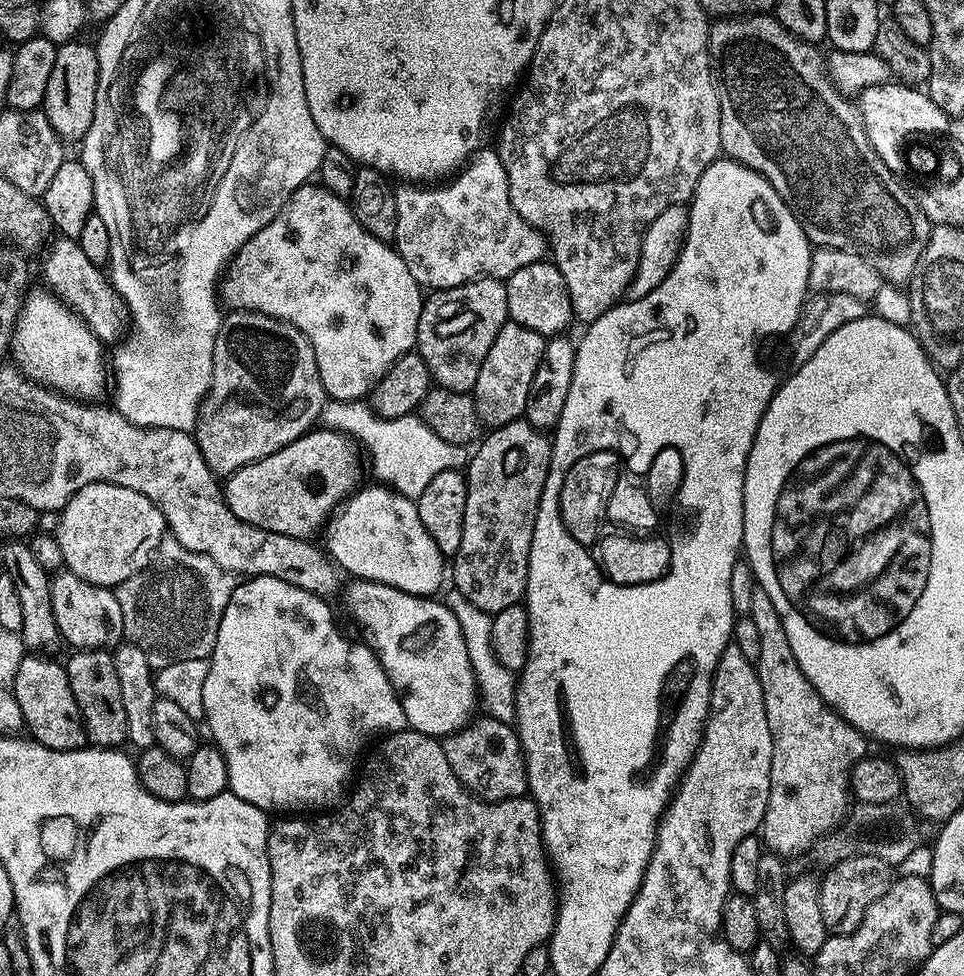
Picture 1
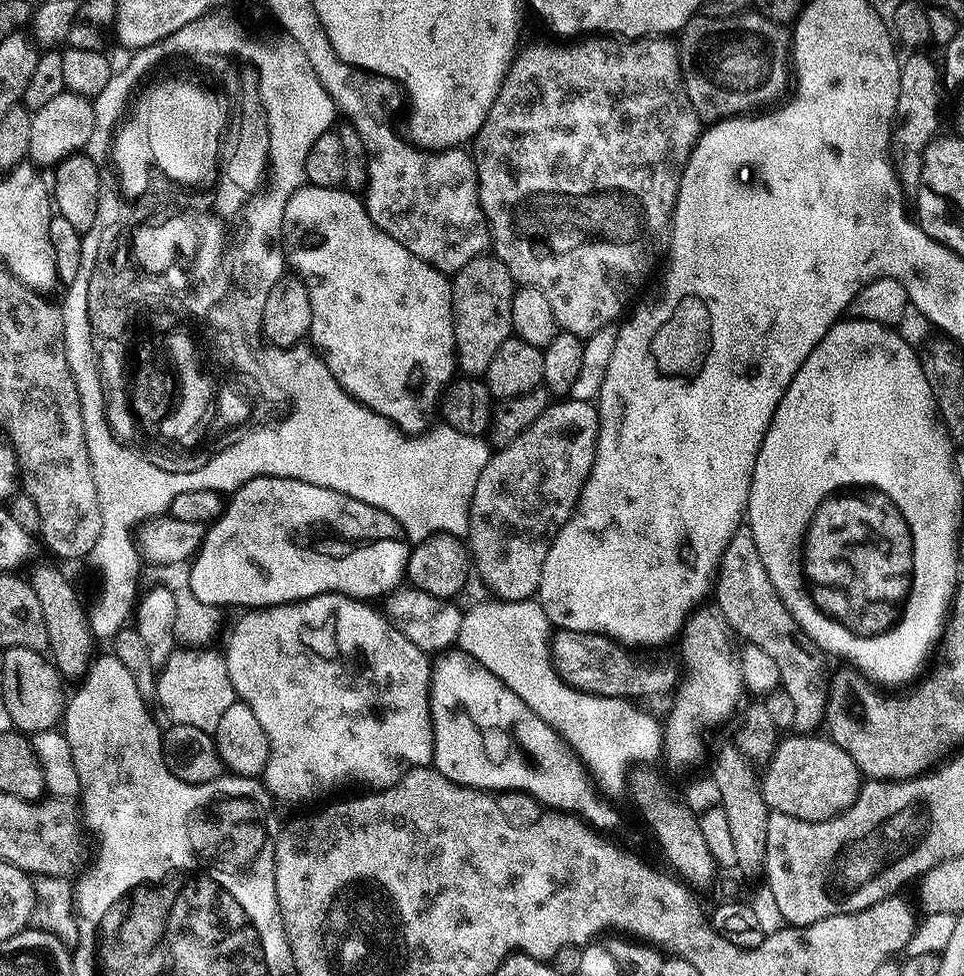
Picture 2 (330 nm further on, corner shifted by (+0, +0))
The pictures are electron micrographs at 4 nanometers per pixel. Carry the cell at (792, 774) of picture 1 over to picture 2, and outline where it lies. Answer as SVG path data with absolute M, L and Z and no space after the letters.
M741 526L730 538L726 550L720 559L714 577L715 607L722 610L729 629L741 636L741 641L758 646L774 658L778 665L778 674L782 690L790 694L796 711L796 725L802 730L816 730L821 727L824 711L828 705L829 673L824 673L825 653L813 644L802 630L798 622L786 610L782 598L778 598L778 590L774 590L774 582L770 582L770 574L766 574L766 566L762 566L762 557L758 555L758 545L754 542L754 534L746 526Z

